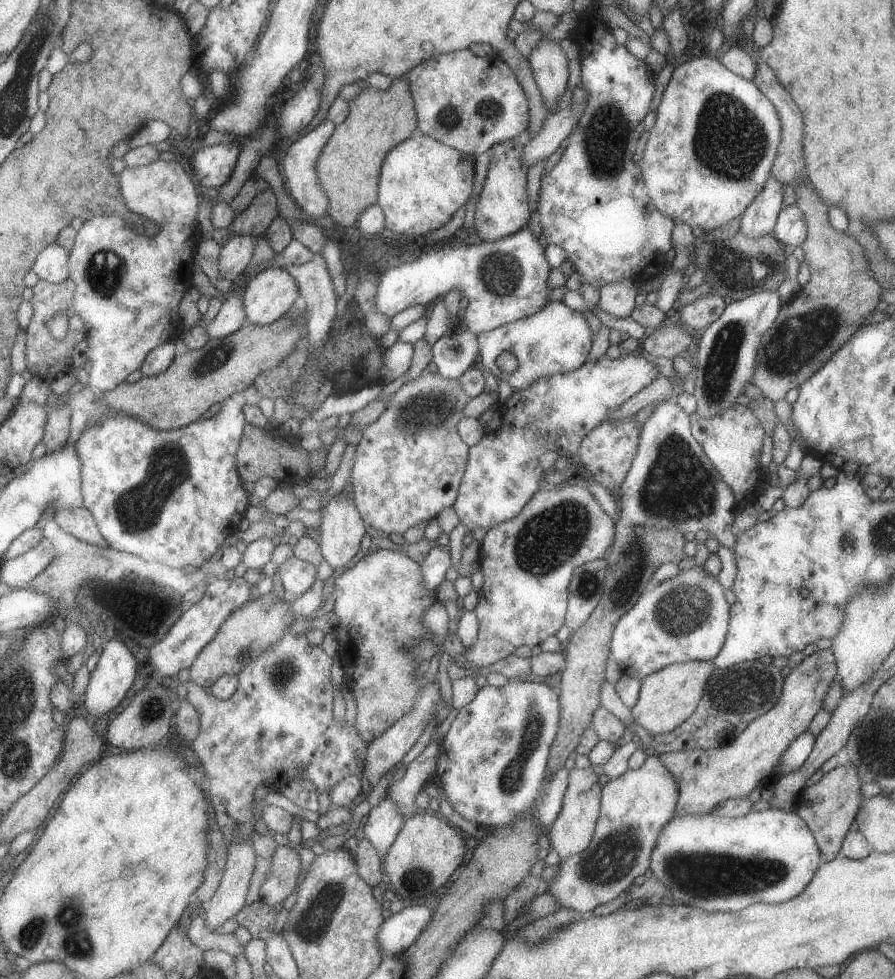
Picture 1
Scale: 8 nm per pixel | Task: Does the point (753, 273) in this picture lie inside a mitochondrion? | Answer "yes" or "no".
yes

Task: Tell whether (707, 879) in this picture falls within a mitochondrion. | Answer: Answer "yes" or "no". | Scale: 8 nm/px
yes

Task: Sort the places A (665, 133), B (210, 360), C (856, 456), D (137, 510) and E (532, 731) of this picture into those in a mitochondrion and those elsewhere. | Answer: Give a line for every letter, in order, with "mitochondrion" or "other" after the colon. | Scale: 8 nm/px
A: other
B: mitochondrion
C: other
D: mitochondrion
E: mitochondrion

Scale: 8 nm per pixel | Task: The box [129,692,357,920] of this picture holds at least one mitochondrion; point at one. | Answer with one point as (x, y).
(152, 710)

